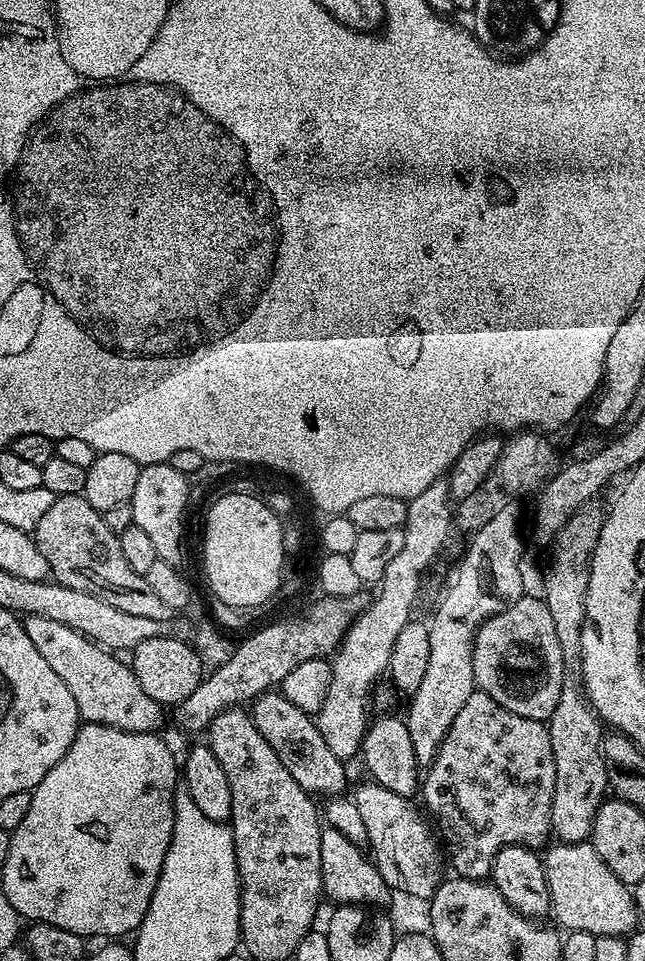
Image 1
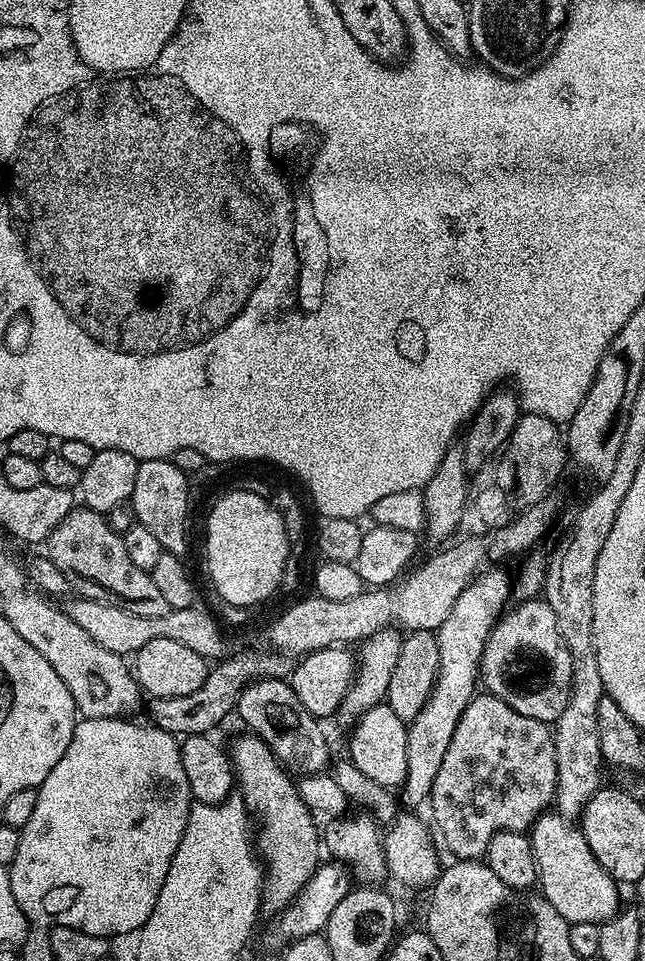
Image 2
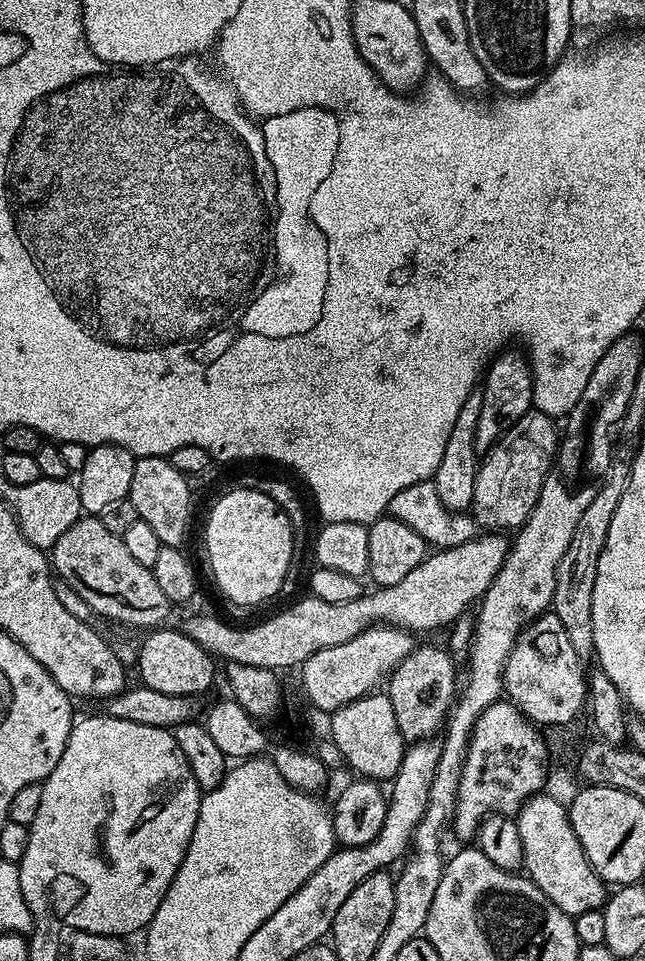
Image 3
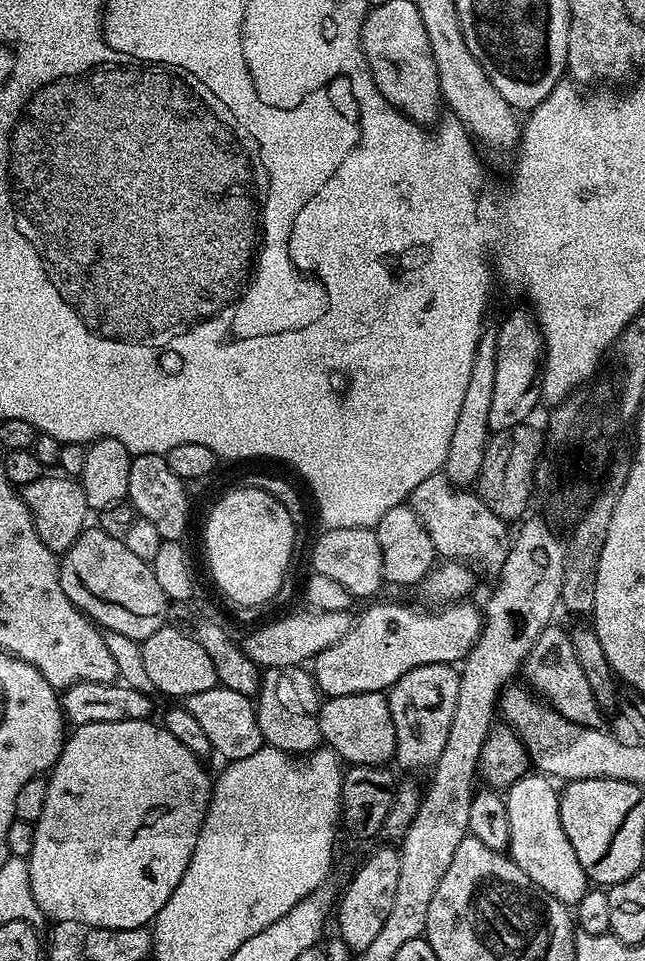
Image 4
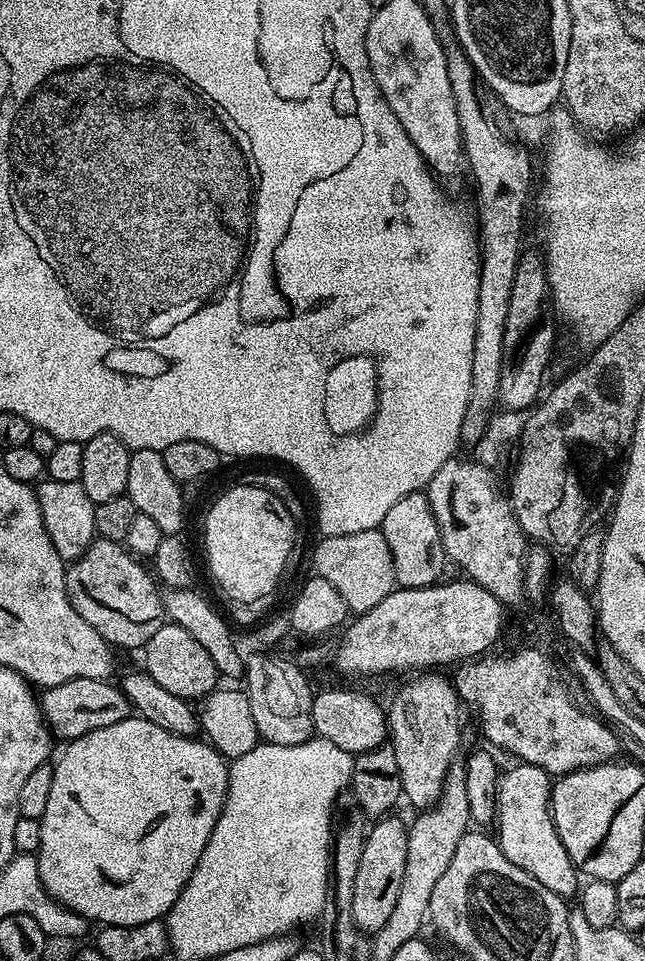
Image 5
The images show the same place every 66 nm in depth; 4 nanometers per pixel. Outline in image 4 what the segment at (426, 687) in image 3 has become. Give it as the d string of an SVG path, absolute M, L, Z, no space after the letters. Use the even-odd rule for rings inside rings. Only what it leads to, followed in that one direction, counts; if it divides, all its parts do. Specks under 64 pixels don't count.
M427 664L426 666L414 666L398 678L386 695L390 706L390 718L394 718L394 730L396 731L395 763L416 772L419 768L431 770L436 767L438 758L446 746L446 737L450 735L450 722L454 722L454 706L458 706L458 686L460 685L460 673L451 664Z

